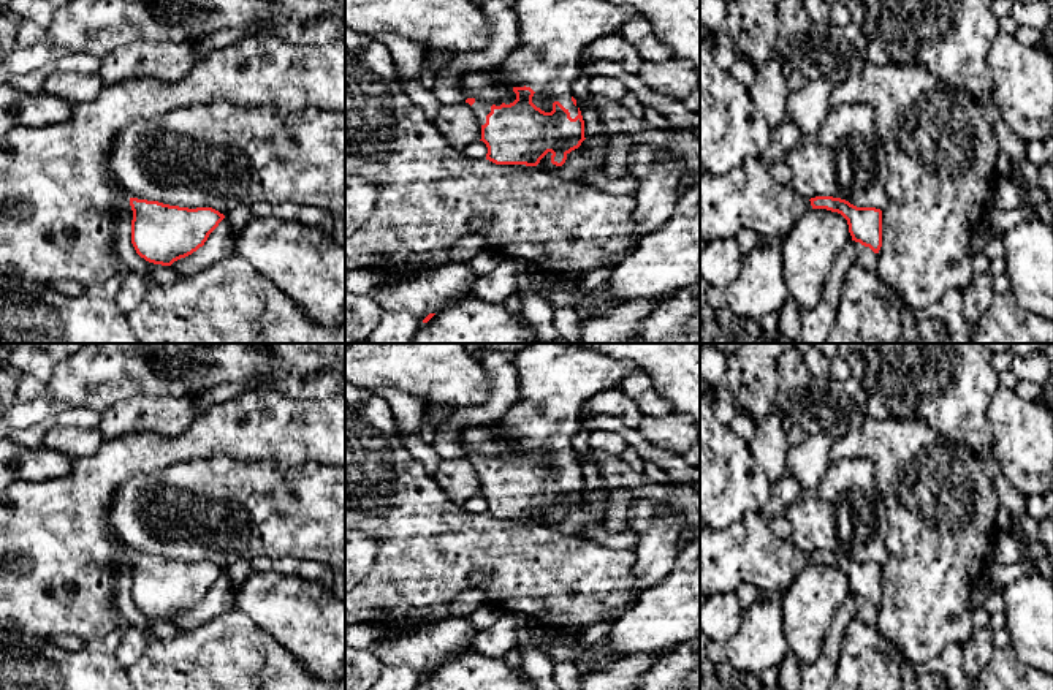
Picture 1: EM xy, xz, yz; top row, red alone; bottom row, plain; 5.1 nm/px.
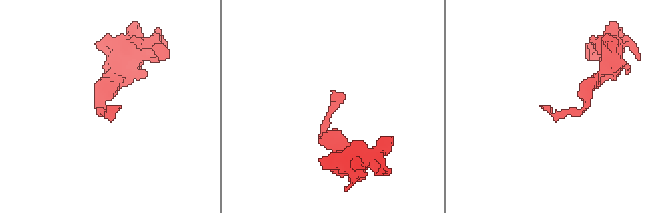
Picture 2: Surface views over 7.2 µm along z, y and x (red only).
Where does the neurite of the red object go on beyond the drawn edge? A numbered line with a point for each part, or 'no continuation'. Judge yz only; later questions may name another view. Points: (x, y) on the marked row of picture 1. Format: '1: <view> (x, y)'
1: yz (745, 198)

